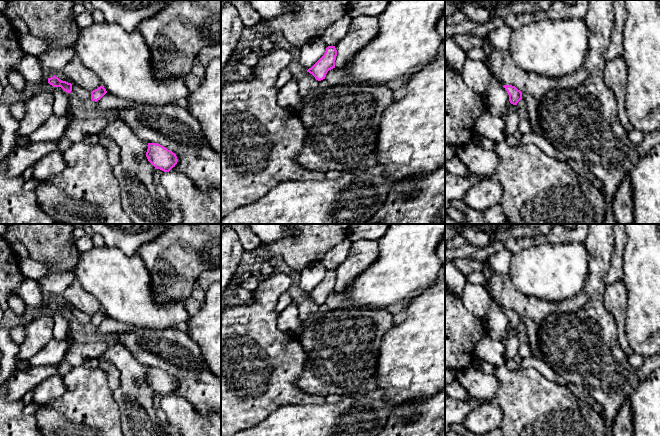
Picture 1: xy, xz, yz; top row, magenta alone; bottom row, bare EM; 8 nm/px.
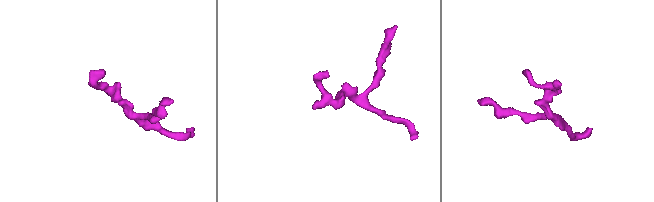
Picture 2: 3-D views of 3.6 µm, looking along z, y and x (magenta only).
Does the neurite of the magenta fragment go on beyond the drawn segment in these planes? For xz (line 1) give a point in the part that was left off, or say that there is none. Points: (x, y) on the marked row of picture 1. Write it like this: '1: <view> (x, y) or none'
1: none

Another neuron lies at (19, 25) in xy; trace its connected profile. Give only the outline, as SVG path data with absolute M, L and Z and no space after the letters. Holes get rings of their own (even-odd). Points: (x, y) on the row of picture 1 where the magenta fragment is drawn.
M21 17L11 18L12 27L19 34L19 36L24 36L29 34L29 28L26 22Z

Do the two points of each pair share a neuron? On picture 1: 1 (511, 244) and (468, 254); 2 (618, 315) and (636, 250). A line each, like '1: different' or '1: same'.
1: same
2: different

